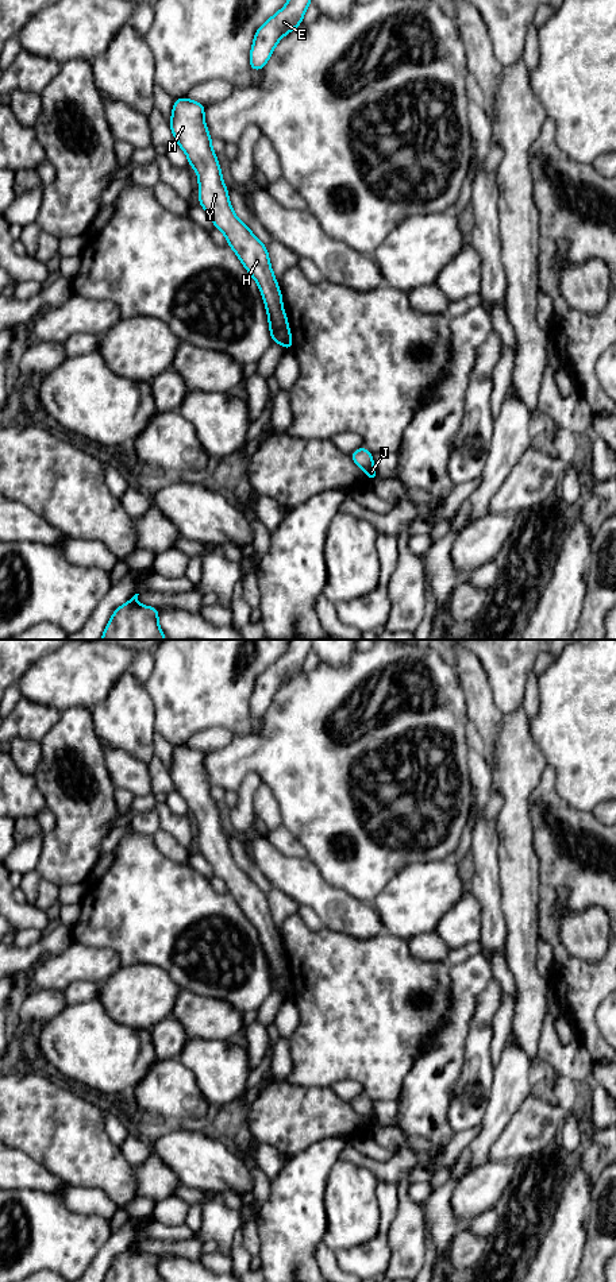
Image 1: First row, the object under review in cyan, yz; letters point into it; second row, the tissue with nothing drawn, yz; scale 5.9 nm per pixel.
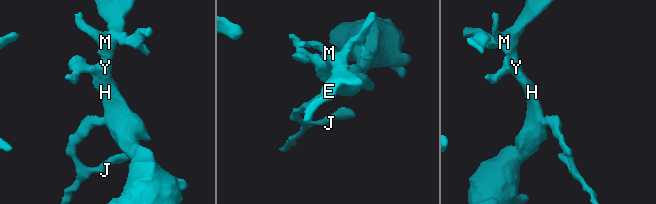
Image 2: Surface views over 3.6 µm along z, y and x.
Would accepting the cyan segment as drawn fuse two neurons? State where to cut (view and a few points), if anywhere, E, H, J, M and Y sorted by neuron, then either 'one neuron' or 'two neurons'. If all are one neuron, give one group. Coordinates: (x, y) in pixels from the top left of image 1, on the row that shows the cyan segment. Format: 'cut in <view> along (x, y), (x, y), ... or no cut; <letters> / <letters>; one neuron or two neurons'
cut in yz along (289, 333), (287, 348); E H M Y / J; two neurons

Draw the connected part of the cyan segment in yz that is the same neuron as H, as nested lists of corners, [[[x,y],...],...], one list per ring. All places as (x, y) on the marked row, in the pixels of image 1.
[[[188,97],[176,99],[169,121],[170,130],[176,143],[185,151],[190,167],[197,173],[199,205],[211,216],[215,228],[226,235],[227,244],[258,283],[267,310],[272,341],[288,350],[290,331],[267,247],[232,211],[220,165],[211,146],[212,138],[204,121],[204,111],[205,105],[197,101]]]

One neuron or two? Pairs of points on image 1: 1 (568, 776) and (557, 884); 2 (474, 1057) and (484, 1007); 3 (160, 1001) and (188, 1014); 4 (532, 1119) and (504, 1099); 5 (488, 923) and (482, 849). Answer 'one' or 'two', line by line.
1: two
2: one
3: two
4: two
5: one

